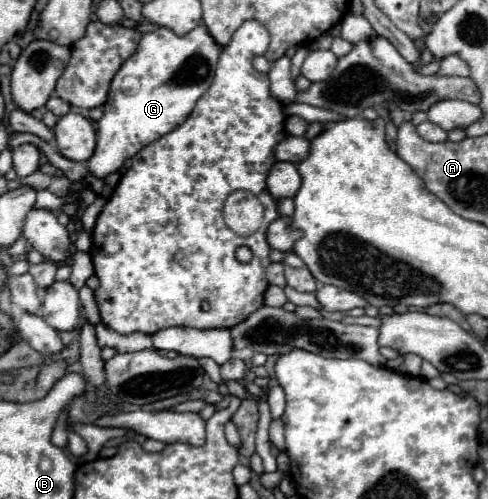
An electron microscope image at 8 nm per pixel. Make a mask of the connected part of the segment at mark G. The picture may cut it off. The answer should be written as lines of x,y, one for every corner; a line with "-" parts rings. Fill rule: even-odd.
205,26
193,28
187,36
175,36
167,28
143,34
137,52
123,62
111,80
103,118
97,122
97,148
87,160
87,170
95,178
105,178
121,170
125,160
141,148
169,134
195,108
197,100
211,86
221,48
213,42

